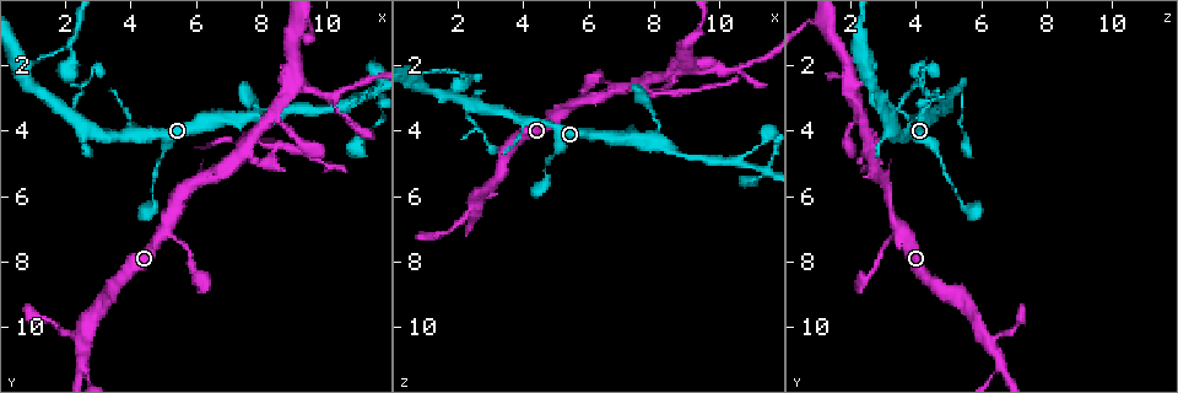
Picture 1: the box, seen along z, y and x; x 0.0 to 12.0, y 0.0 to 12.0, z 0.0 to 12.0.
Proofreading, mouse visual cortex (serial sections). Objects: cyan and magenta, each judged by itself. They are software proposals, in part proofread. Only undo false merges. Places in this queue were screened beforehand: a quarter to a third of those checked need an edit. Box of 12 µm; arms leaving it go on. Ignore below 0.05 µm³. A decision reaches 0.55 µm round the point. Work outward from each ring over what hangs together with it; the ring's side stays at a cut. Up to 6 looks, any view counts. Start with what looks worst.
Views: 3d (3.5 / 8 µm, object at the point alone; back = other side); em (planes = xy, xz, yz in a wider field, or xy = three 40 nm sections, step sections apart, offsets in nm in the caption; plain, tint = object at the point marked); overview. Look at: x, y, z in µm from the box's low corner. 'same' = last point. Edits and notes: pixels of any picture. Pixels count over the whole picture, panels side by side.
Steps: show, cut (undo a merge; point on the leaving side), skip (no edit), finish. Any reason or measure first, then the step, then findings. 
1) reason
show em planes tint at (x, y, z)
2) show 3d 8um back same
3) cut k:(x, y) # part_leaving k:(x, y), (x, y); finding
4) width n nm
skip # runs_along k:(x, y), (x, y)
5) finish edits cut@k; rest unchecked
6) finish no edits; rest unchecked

three arms meet
show 3d 3.5um at (8.9, 2.6, 2.0)

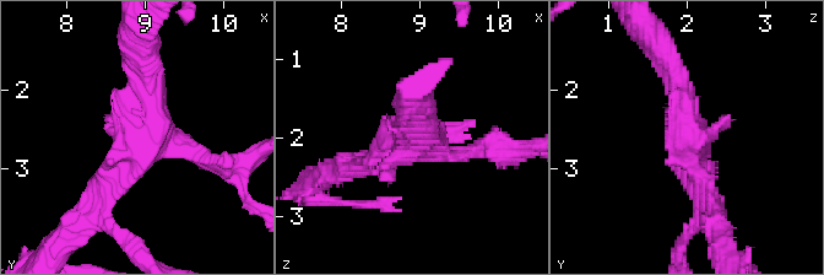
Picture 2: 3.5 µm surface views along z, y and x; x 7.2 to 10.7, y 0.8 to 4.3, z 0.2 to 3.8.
show em xy step 2 tint at (9.00, 2.55, 2.05)

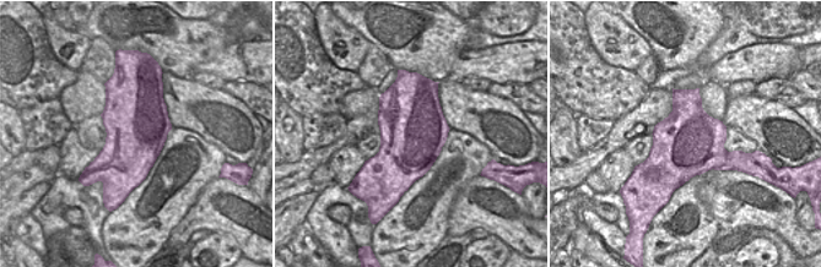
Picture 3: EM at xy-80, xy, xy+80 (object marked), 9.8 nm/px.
cut it another way
show em xy step 5 tint same

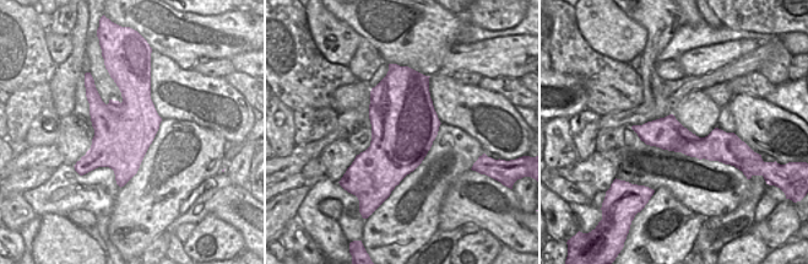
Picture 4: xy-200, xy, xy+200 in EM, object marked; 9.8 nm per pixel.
cut 2:(489, 139) # part_leaving 2:(454, 155), (529, 147); two cells meet here

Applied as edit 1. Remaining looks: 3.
three arms meet
show 3d 3.5um back at (2.3, 3.6, 3.1)

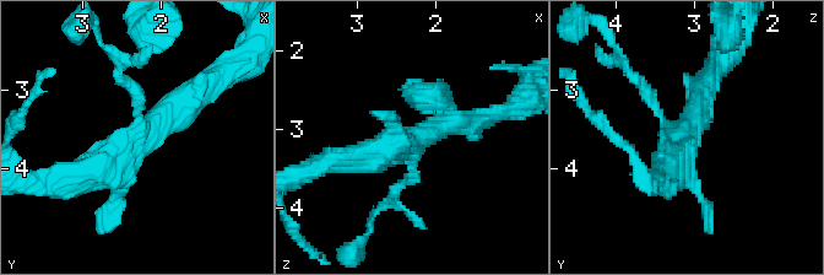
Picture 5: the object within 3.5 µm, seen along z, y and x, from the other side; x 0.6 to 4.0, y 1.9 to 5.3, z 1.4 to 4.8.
show em planes tint at (2.25, 3.60, 3.15)

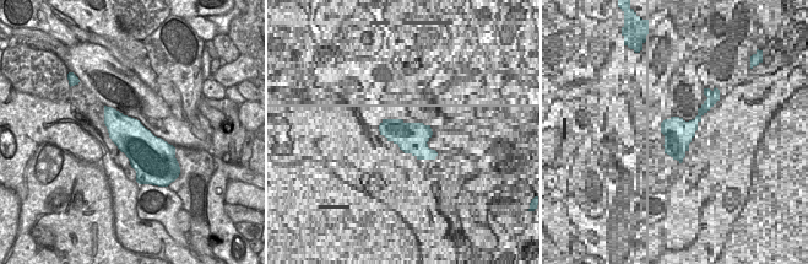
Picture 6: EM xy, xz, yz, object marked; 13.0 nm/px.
arms 3; arm_widths 150, 300, 400 nm
skip # runs_along 5:(75, 177), (115, 157), (202, 86); all the same cell

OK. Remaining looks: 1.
finish edits cut@2; rest unchecked

